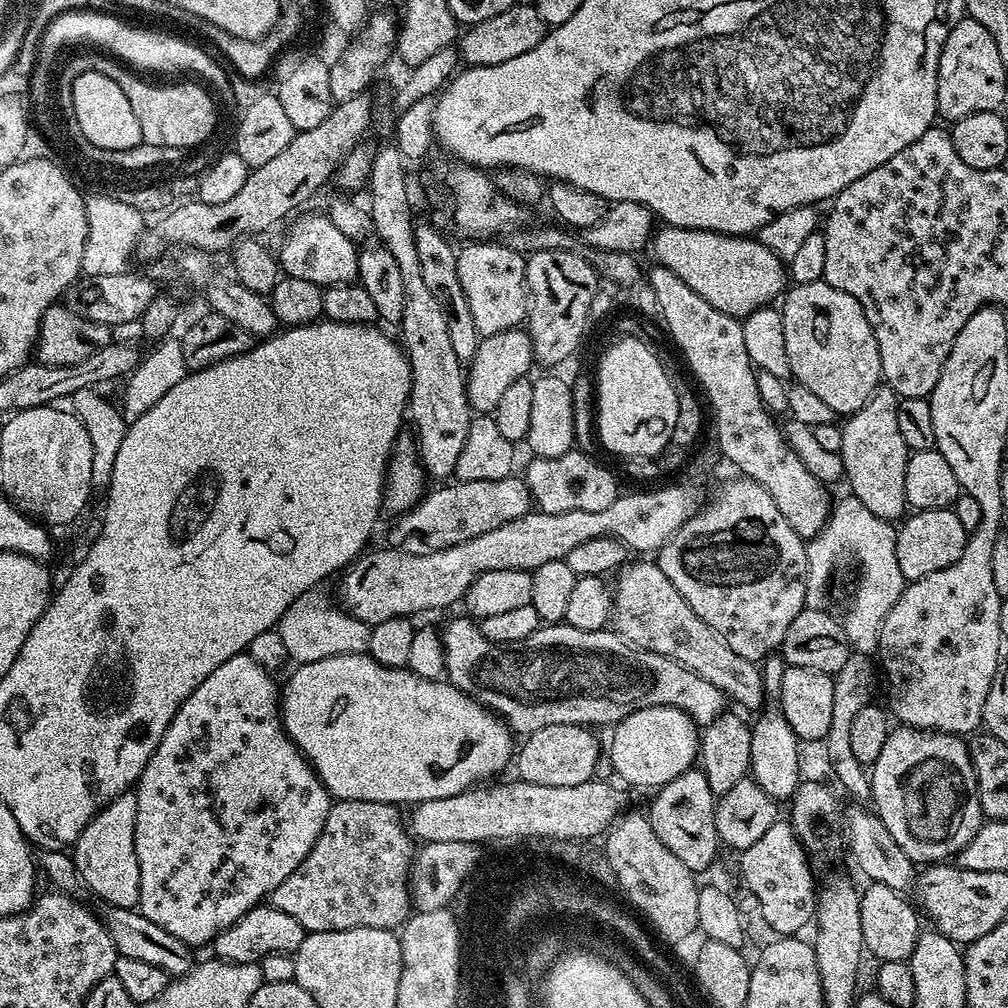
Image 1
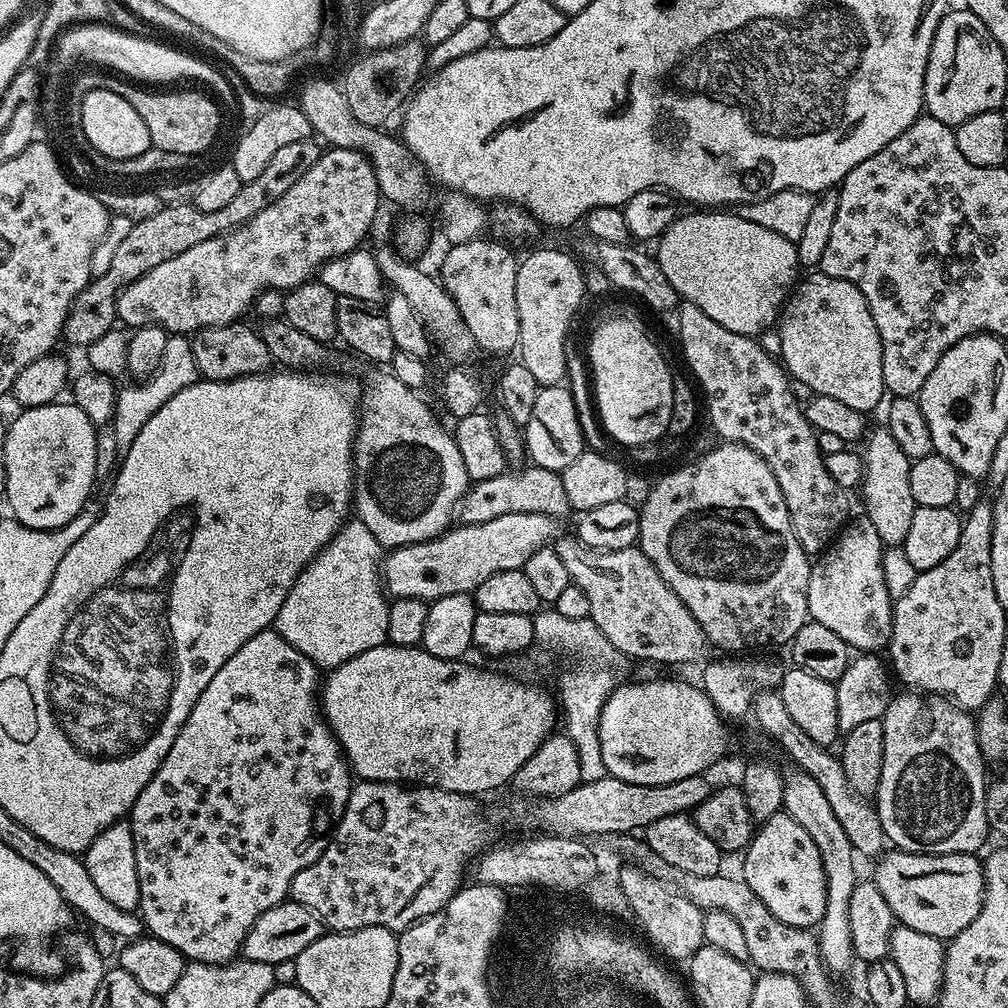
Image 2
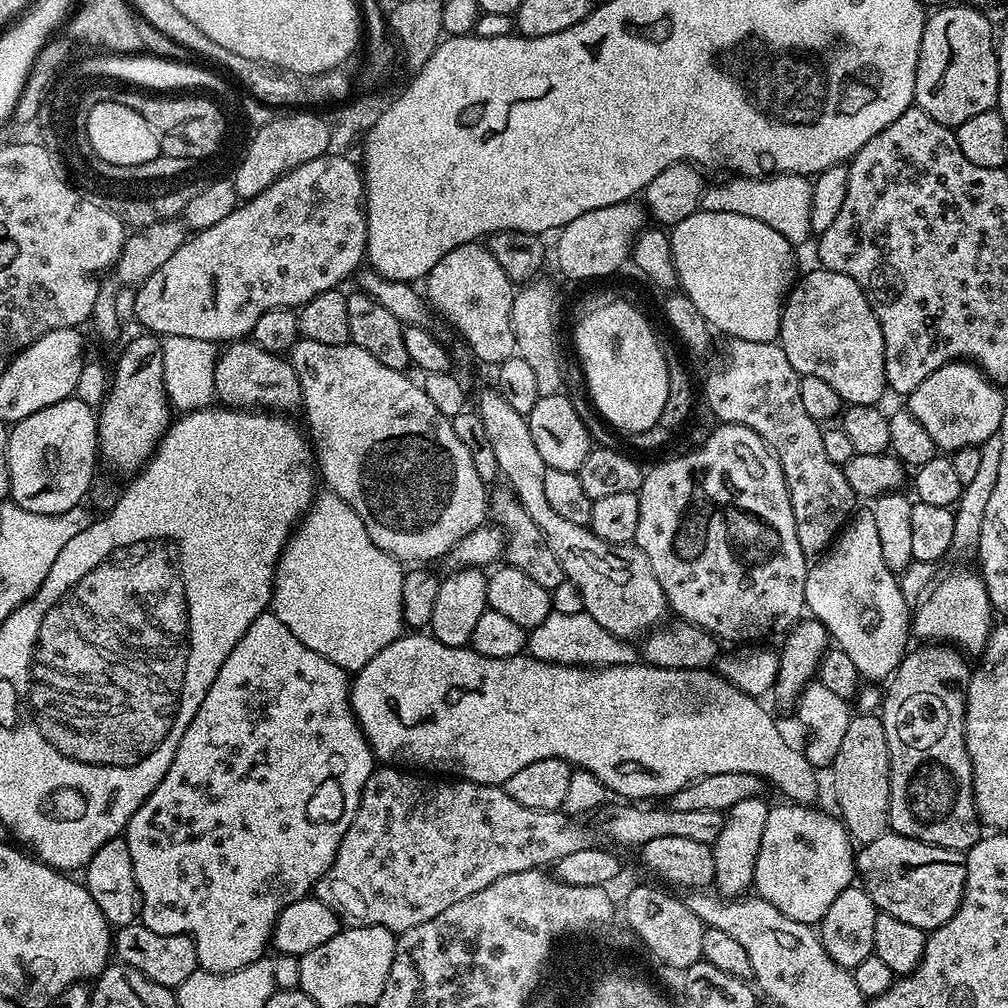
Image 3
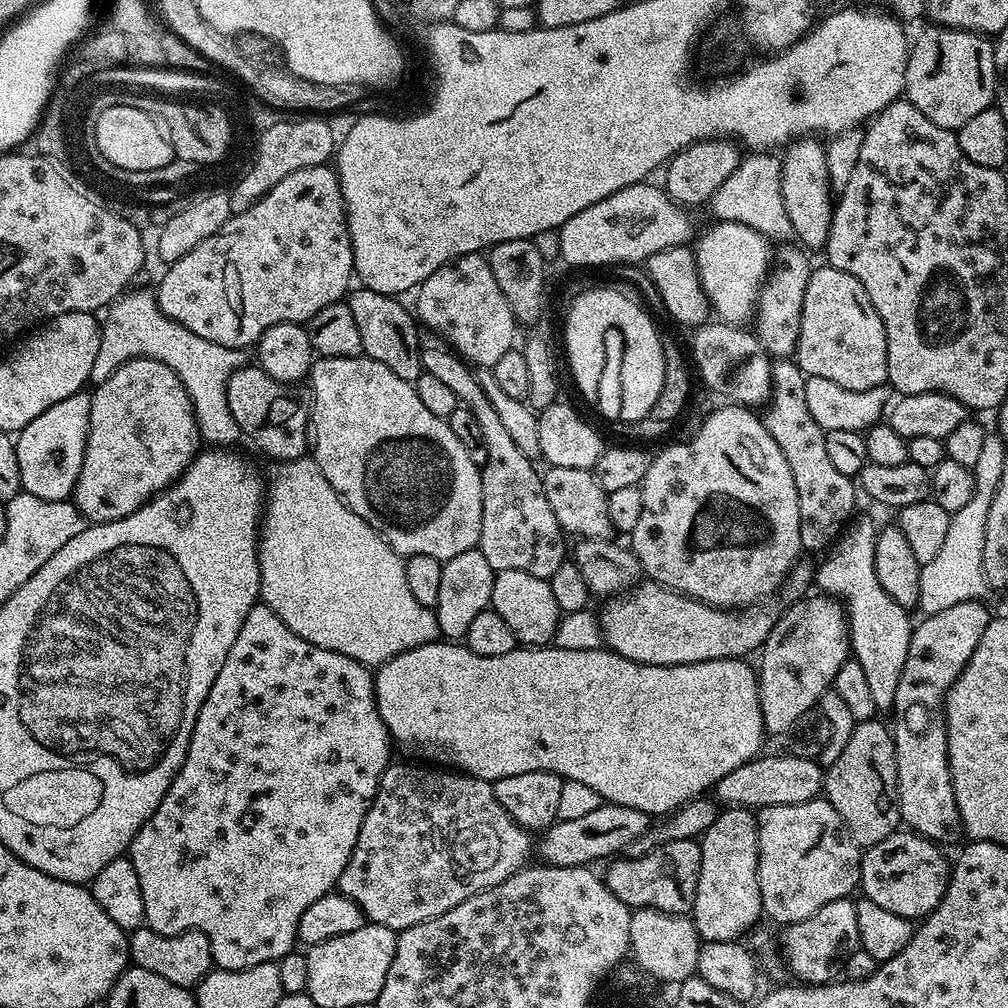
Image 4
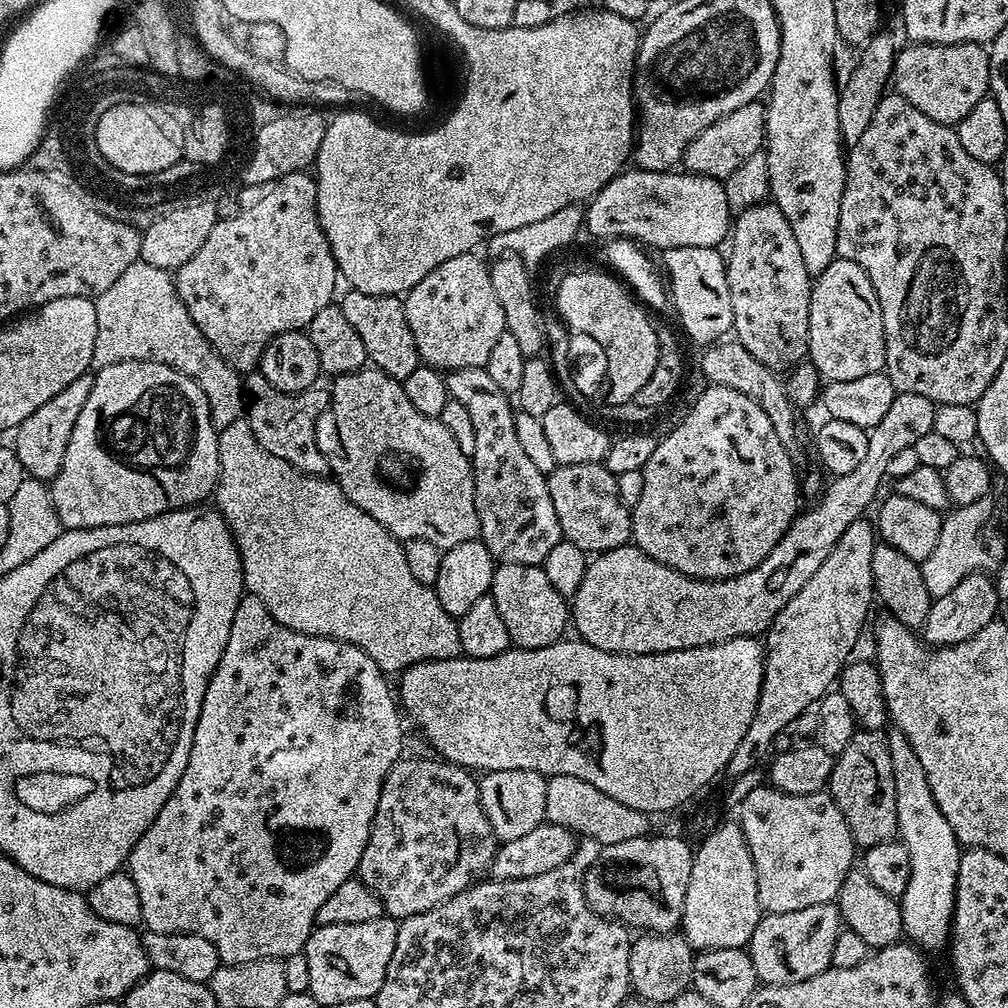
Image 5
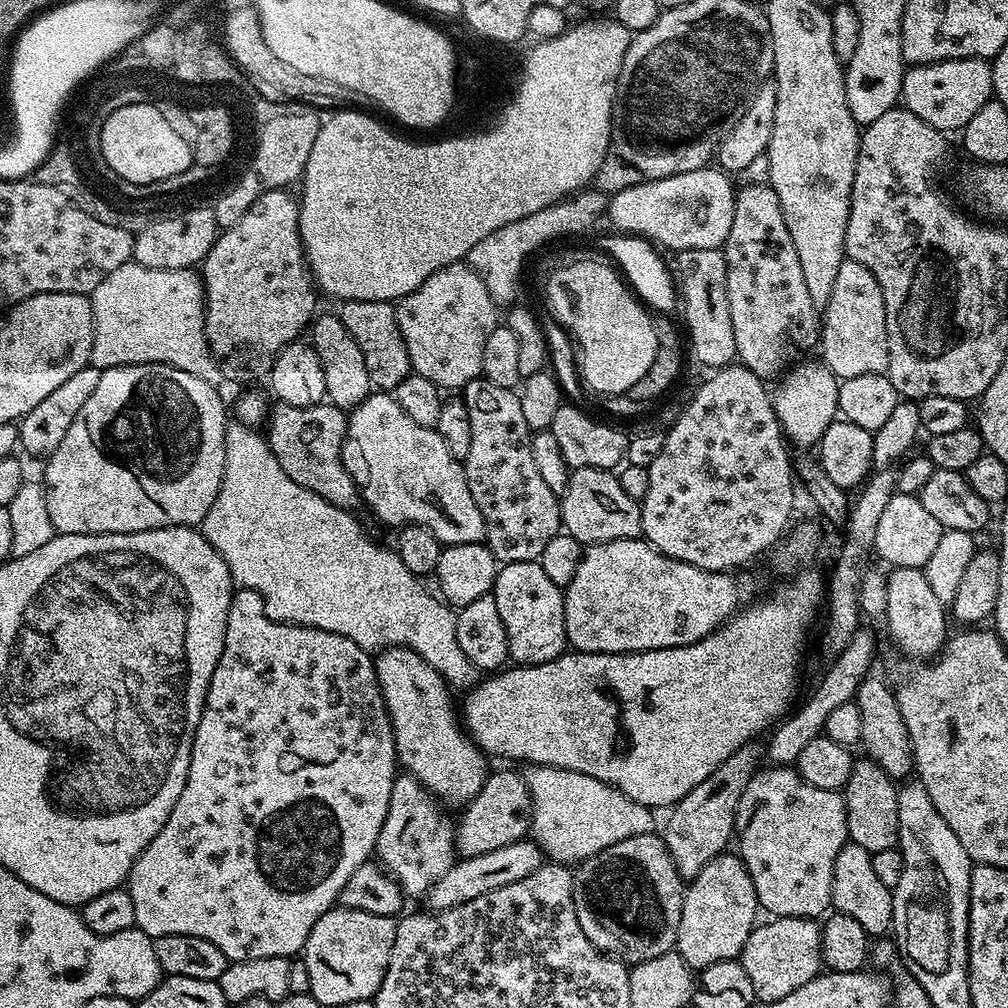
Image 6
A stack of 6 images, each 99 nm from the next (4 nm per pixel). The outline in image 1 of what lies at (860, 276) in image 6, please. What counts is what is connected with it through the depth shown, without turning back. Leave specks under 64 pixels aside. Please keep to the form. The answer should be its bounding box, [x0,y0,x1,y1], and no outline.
[779,279,882,418]

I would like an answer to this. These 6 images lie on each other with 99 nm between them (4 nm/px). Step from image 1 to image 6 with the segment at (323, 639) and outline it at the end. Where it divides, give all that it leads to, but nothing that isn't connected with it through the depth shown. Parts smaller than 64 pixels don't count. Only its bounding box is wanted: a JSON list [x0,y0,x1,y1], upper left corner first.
[202,423,478,690]

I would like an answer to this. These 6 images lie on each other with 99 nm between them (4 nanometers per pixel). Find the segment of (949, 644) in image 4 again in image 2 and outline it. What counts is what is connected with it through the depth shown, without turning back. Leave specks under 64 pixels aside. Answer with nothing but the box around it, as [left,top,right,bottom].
[874,690,990,854]

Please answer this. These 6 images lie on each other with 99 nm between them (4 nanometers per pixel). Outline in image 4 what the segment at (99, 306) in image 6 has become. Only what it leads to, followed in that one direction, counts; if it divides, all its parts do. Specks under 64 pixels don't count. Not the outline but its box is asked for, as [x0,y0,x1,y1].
[93,291,245,446]

